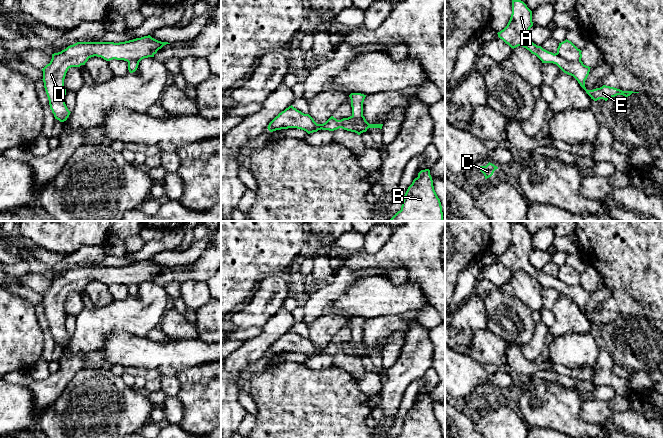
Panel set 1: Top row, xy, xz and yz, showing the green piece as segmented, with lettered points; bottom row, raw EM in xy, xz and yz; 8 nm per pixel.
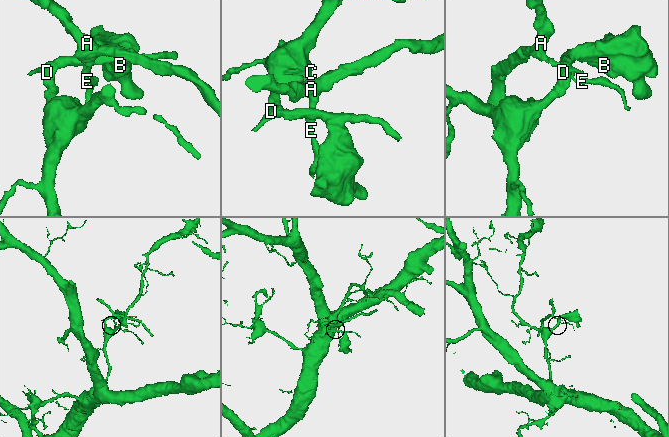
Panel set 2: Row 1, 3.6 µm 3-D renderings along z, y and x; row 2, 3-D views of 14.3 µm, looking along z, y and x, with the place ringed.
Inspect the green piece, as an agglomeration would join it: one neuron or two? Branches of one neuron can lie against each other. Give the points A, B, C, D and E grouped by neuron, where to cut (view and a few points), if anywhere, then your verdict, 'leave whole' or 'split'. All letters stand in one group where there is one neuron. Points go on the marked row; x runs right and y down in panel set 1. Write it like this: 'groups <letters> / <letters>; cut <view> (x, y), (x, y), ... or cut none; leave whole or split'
groups A E / B C D; cut yz (556, 53), (568, 61), (580, 61); split

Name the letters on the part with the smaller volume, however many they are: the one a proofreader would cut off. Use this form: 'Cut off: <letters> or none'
Cut off: A, E

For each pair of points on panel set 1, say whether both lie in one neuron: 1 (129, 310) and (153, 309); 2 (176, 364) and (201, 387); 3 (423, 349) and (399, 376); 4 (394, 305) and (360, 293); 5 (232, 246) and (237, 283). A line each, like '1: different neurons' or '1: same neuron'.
1: same neuron
2: different neurons
3: same neuron
4: same neuron
5: same neuron

